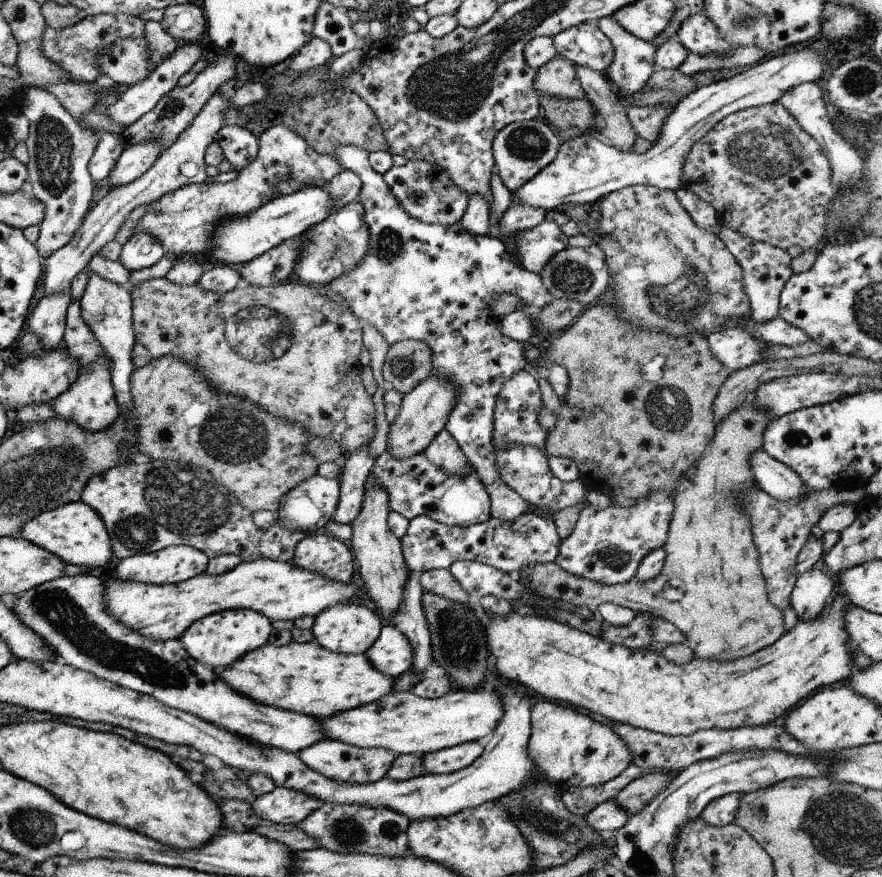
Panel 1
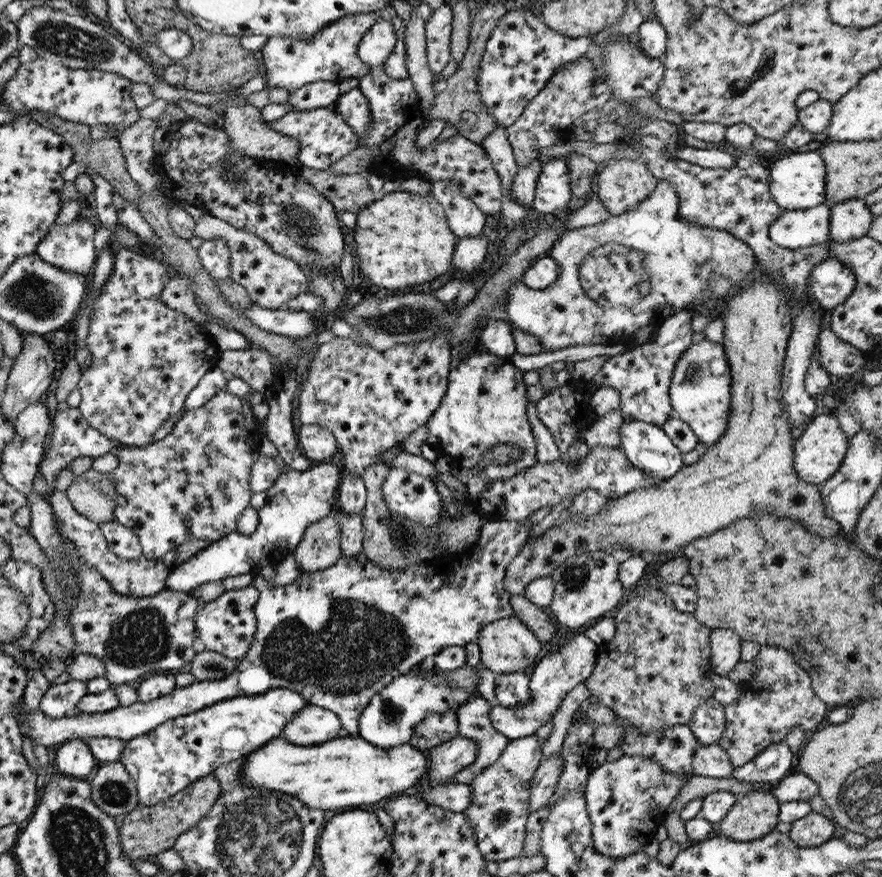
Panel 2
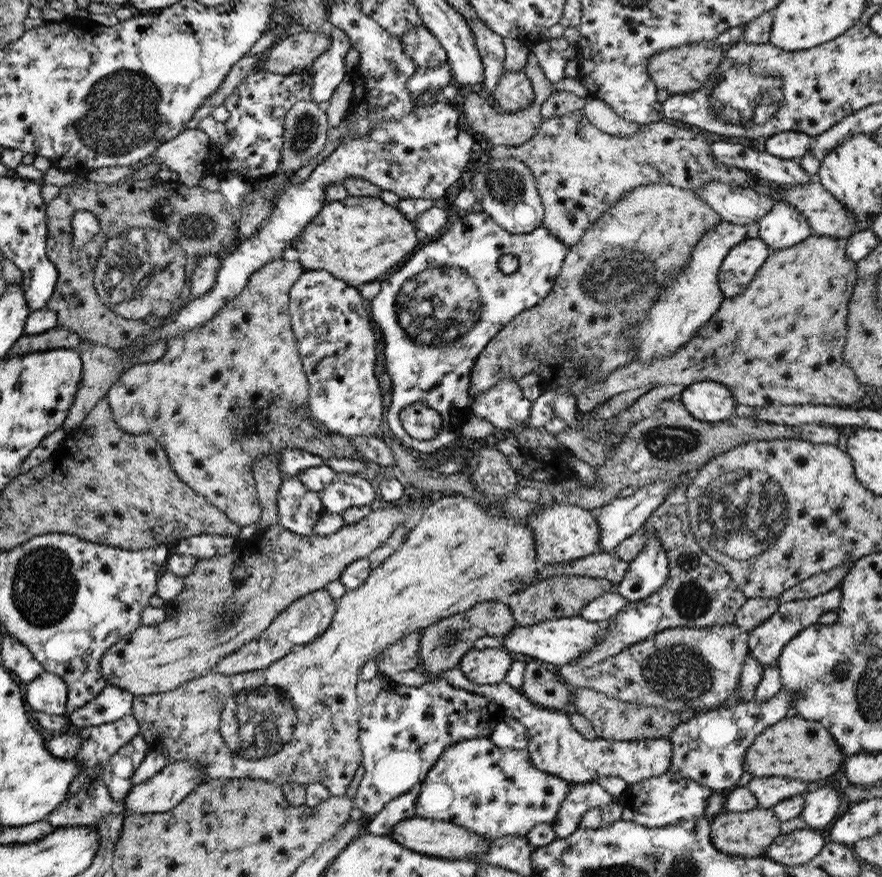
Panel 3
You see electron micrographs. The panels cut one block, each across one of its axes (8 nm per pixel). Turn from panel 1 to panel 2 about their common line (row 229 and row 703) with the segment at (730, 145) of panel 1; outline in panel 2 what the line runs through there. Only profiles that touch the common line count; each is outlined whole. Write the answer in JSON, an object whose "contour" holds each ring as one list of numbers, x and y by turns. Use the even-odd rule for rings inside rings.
{"contour":[[763,646,751,661,755,673,741,683,743,693,739,693,733,703,723,705,725,721,716,742,727,754,733,768,746,764,769,744,783,741,793,726,799,726,810,735,824,725,827,713,827,705,811,690,809,675,795,664,789,650]]}

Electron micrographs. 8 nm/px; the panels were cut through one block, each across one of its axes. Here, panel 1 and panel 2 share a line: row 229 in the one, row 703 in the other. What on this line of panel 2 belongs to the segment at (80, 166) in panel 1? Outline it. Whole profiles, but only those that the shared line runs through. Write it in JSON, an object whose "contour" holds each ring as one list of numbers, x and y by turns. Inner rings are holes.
{"contour":[[69,679,61,684,49,685,39,700,38,709,47,717,64,717,75,713,76,702,87,693,83,680]]}

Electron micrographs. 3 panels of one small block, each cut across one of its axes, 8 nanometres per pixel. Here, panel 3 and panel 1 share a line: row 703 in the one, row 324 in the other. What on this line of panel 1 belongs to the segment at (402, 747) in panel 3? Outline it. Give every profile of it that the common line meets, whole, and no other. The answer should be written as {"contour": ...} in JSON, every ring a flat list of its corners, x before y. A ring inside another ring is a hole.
{"contour":[[340,146,333,150,333,157,343,169,357,174,357,178,361,180,356,202,363,210,362,217,369,232,369,244,361,262,343,276,331,280,329,289,344,300,349,312,360,323,373,326,387,344,400,340,416,340,427,344,431,352,431,374,441,376,441,380,449,380,449,384,457,388,457,398,443,428,459,445,468,464,475,469,479,482,485,486,485,492,489,496,490,516,509,523,518,522,528,511,527,501,503,484,495,470,492,408,505,380,527,366,523,346,499,332,499,316,492,315,489,304,493,304,493,298,500,294,512,294,528,304,533,311,538,311,547,306,553,296,545,290,538,274,527,272,513,264,511,255,498,238,491,235,471,236,461,228,459,222,451,226,441,226,425,224,411,218,394,198,381,175,369,166,365,150,355,146]]}

